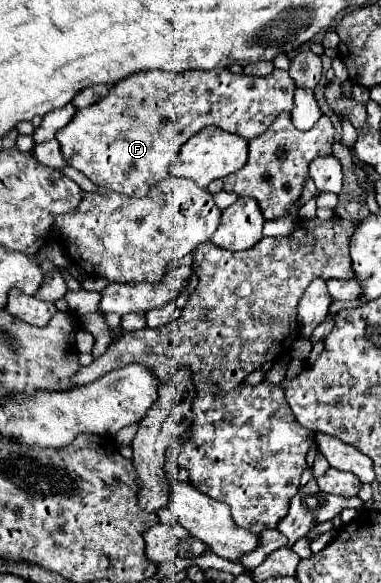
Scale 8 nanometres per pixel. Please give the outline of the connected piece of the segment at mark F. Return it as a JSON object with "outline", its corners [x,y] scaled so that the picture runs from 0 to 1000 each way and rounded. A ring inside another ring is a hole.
{"outline":[[[596,117],[559,120],[491,120],[491,123],[428,123],[391,120],[360,123],[302,148],[291,148],[286,165],[255,178],[202,189],[192,206],[150,226],[160,261],[176,278],[213,292],[244,316],[286,322],[297,329],[375,340],[386,329],[444,302],[444,281],[459,274],[470,254],[538,216],[570,216],[591,226],[622,230],[659,240],[701,223],[711,206],[732,192],[759,192],[769,178],[774,141],[748,120],[717,120],[696,134],[664,134],[643,127],[612,127]]]}

